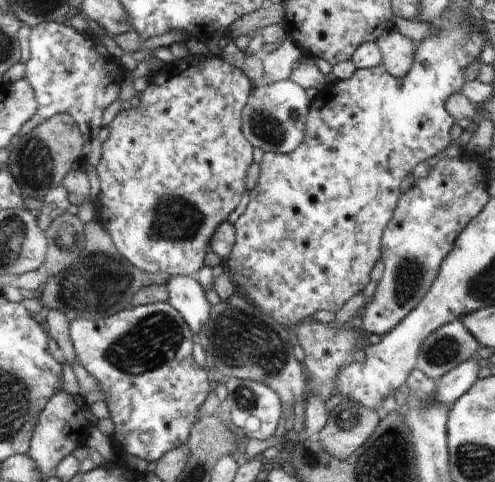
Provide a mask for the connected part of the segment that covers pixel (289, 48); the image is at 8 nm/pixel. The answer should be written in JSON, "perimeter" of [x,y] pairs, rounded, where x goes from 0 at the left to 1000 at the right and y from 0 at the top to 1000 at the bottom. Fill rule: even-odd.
{"perimeter":[[[574,83],[556,104],[527,114],[533,158],[529,174],[541,176],[562,166],[578,166],[590,154],[590,133],[608,118],[608,104],[582,83]]]}

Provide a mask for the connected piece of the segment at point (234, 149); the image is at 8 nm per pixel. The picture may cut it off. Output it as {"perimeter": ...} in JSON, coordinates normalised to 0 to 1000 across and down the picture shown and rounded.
{"perimeter":[[[380,112],[376,120],[360,124],[335,143],[305,154],[299,183],[279,197],[275,212],[253,220],[216,259],[222,280],[206,297],[206,332],[194,344],[202,373],[202,398],[190,415],[194,456],[210,469],[230,510],[267,552],[295,564],[335,564],[343,575],[384,573],[400,566],[412,552],[412,531],[426,525],[428,494],[438,473],[461,456],[463,444],[485,423],[489,402],[505,398],[505,349],[513,349],[513,324],[521,324],[521,307],[513,307],[513,301],[497,290],[487,268],[487,247],[493,245],[493,224],[501,220],[503,199],[521,176],[497,158],[489,141],[473,137],[463,114],[392,118]]]}

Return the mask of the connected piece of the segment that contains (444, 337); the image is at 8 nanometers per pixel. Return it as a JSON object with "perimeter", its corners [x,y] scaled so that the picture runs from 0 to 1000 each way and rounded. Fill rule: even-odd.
{"perimeter":[[[929,662],[909,666],[883,680],[851,714],[840,768],[865,784],[893,784],[907,768],[962,739],[968,716]]]}

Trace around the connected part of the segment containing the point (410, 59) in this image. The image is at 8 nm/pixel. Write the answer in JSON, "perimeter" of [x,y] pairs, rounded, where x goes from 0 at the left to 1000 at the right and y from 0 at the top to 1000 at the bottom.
{"perimeter":[[[800,62],[780,68],[758,83],[768,100],[770,133],[804,162],[818,162],[834,145],[836,124],[842,122],[842,91]]]}

